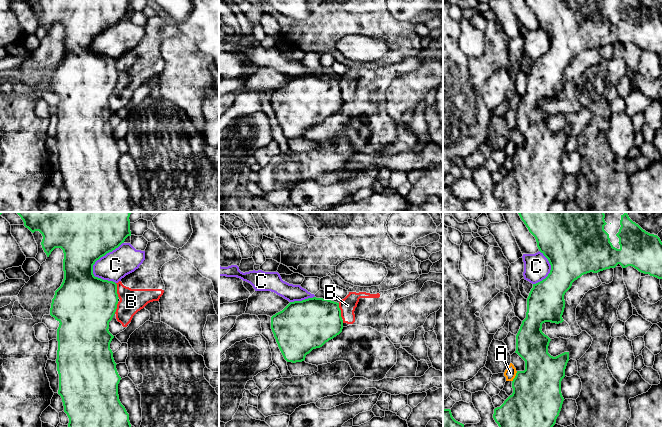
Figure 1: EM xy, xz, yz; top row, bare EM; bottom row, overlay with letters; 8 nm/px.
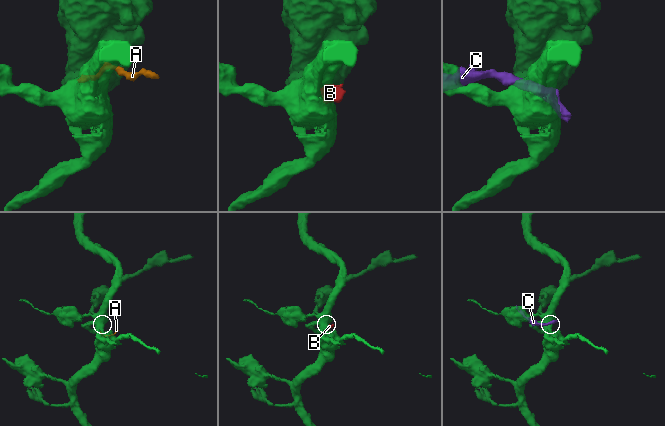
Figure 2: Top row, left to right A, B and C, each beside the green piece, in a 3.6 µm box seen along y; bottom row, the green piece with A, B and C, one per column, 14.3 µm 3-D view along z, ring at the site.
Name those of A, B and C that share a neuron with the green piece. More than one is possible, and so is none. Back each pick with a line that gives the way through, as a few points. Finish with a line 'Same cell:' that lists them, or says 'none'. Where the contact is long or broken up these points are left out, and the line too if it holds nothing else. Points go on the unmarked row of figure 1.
Same cell: none

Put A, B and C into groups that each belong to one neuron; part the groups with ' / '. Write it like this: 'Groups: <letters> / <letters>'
Groups: A / B / C

